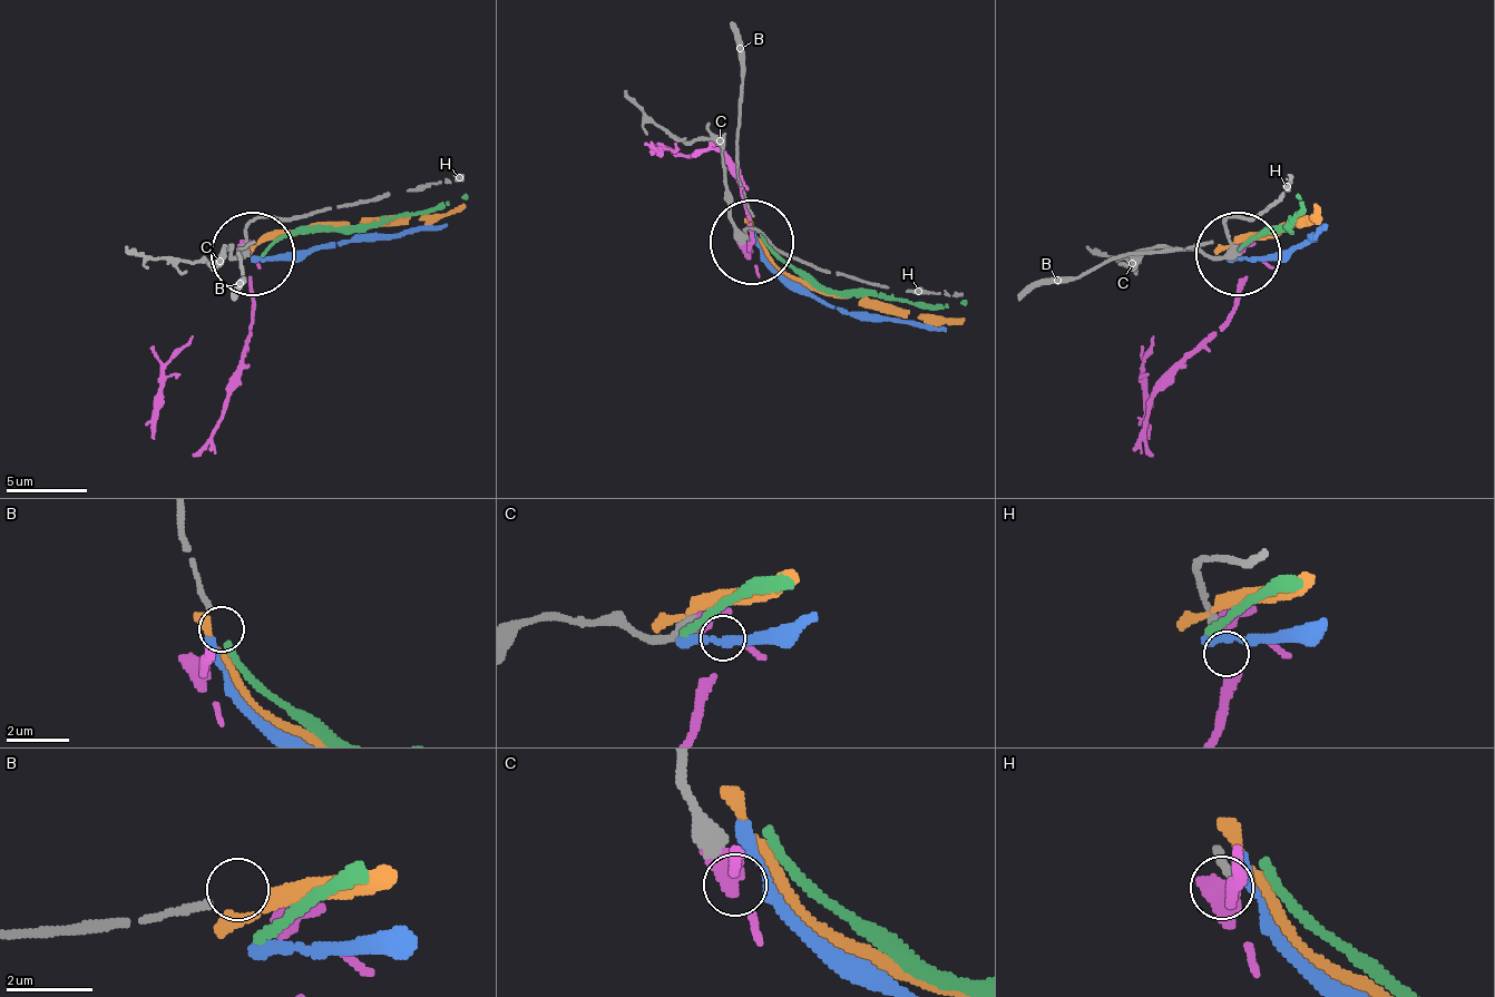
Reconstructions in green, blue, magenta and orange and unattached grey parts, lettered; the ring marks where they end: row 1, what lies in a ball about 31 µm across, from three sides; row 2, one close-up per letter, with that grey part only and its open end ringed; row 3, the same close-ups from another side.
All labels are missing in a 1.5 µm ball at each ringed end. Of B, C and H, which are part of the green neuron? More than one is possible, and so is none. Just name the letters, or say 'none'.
none

